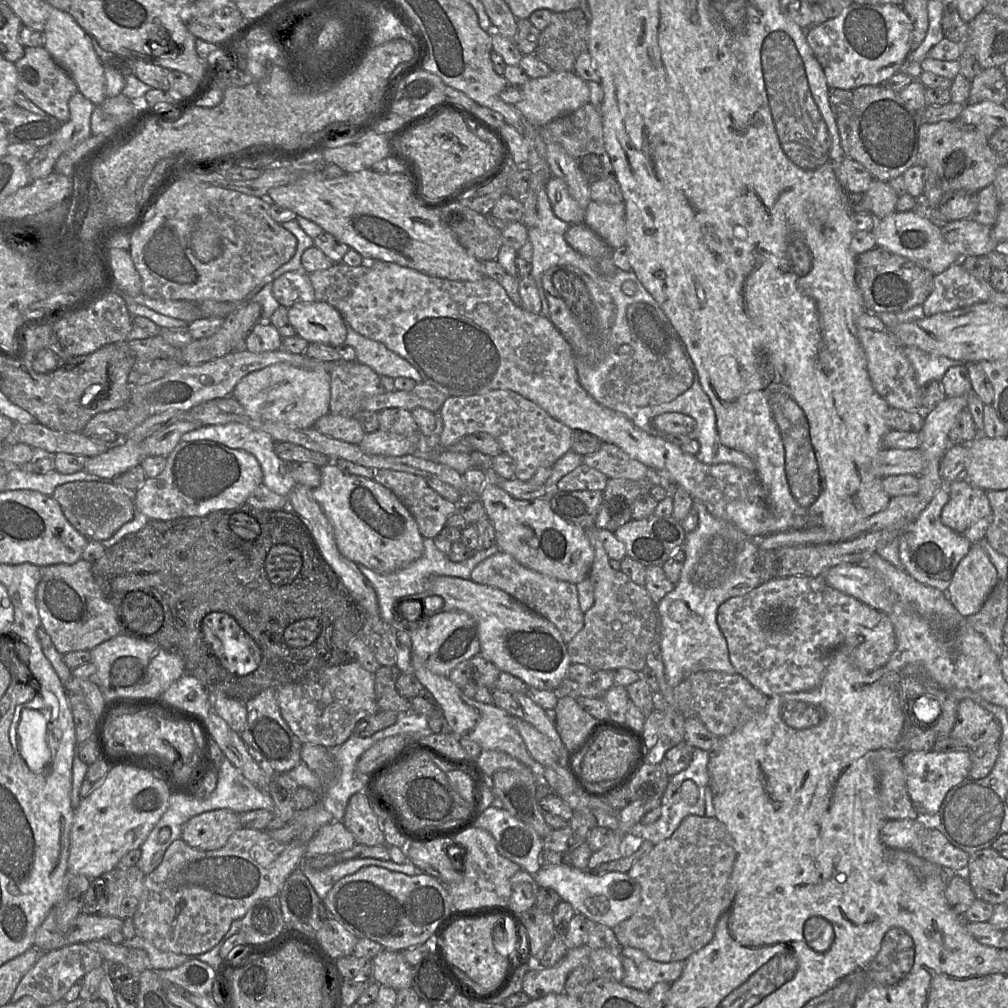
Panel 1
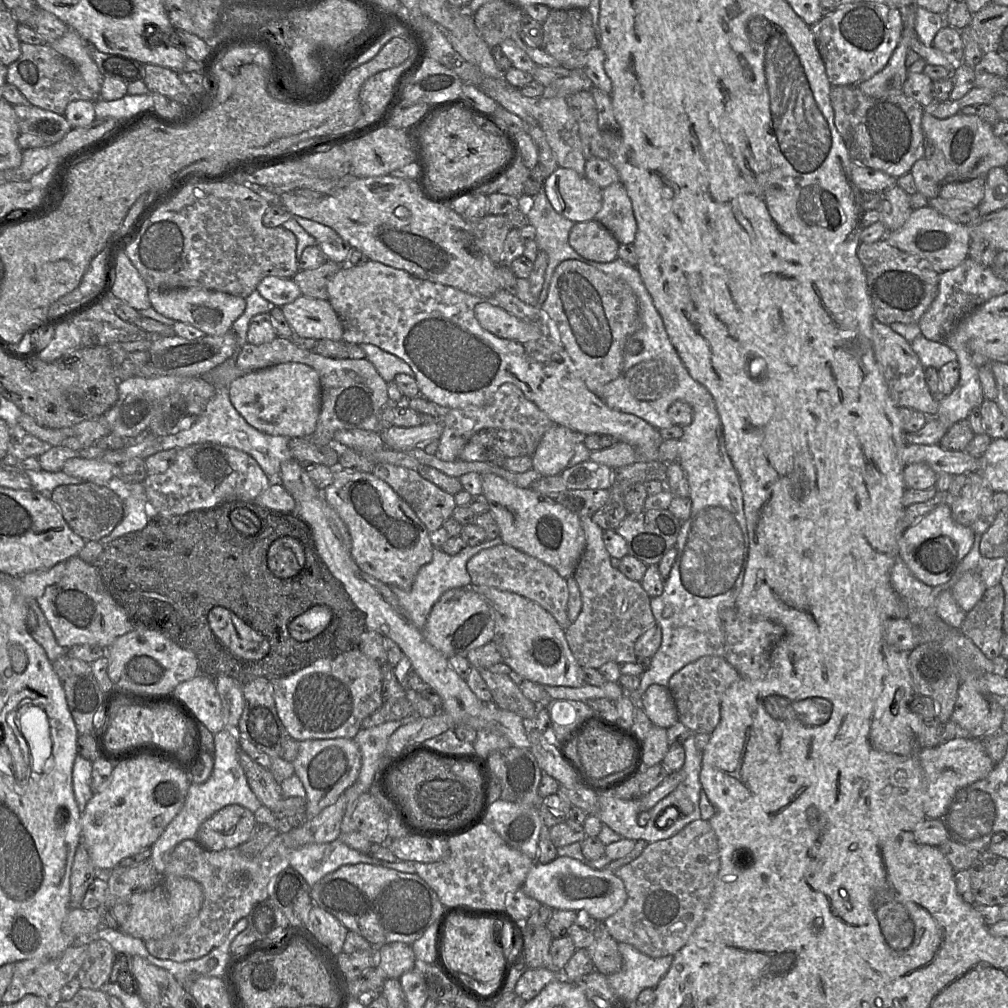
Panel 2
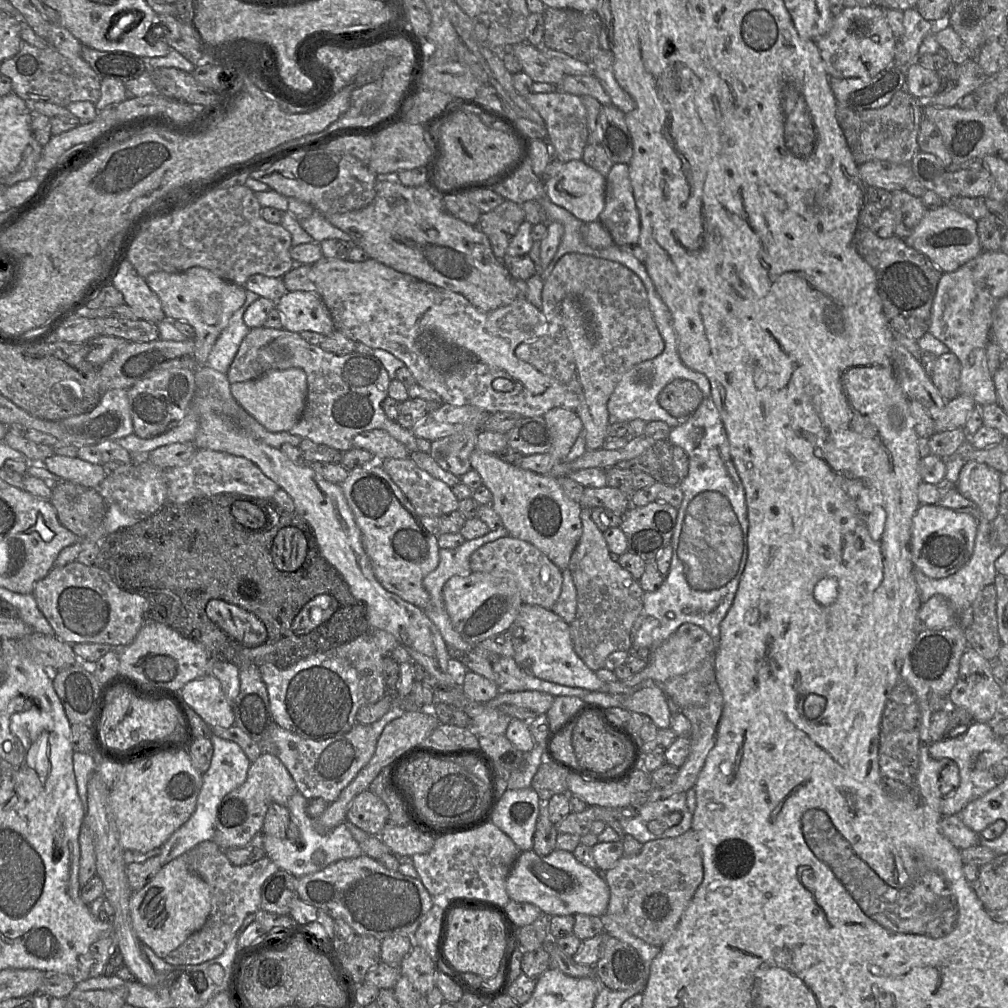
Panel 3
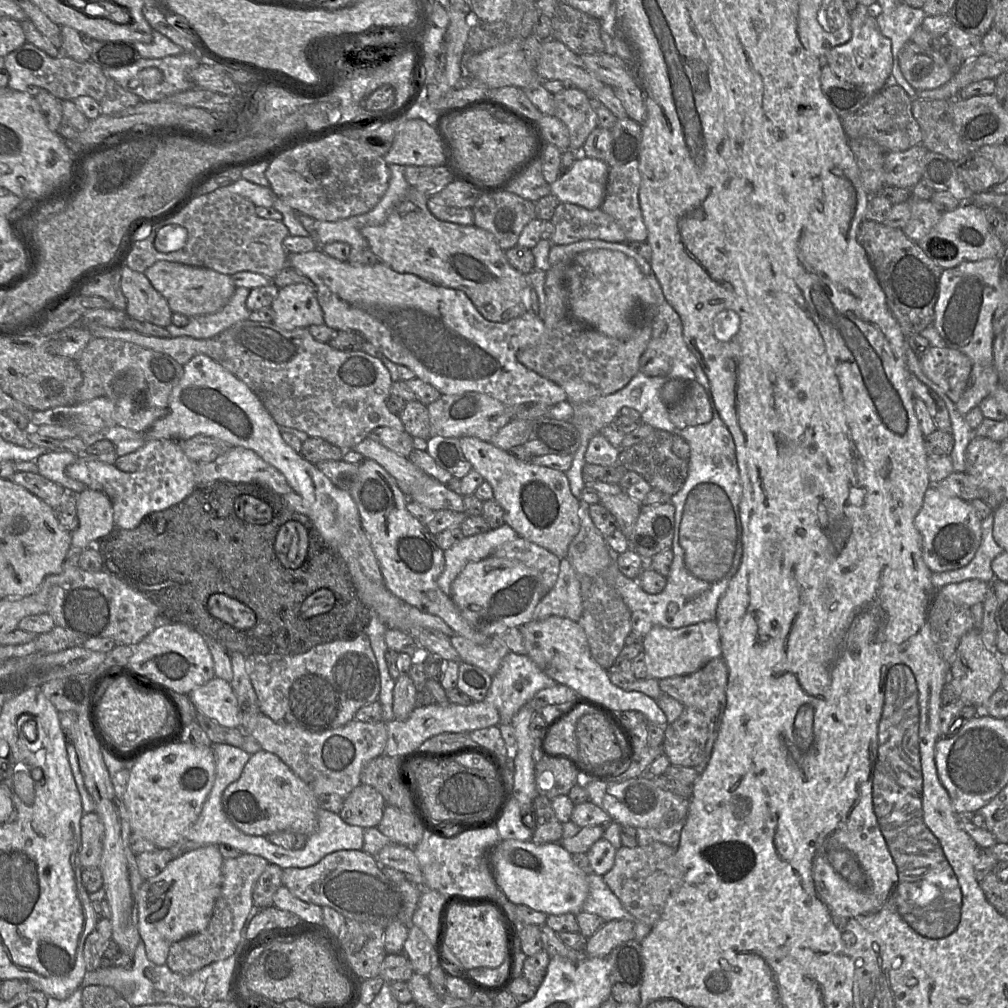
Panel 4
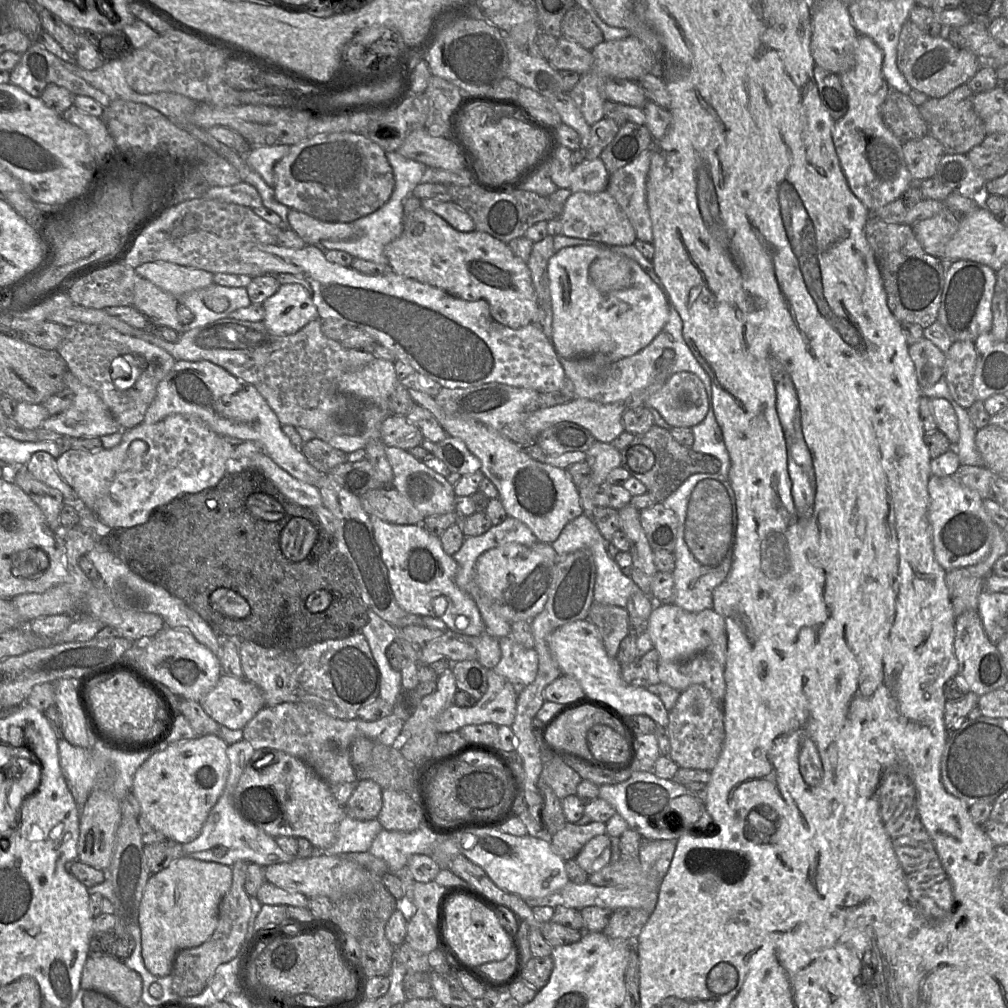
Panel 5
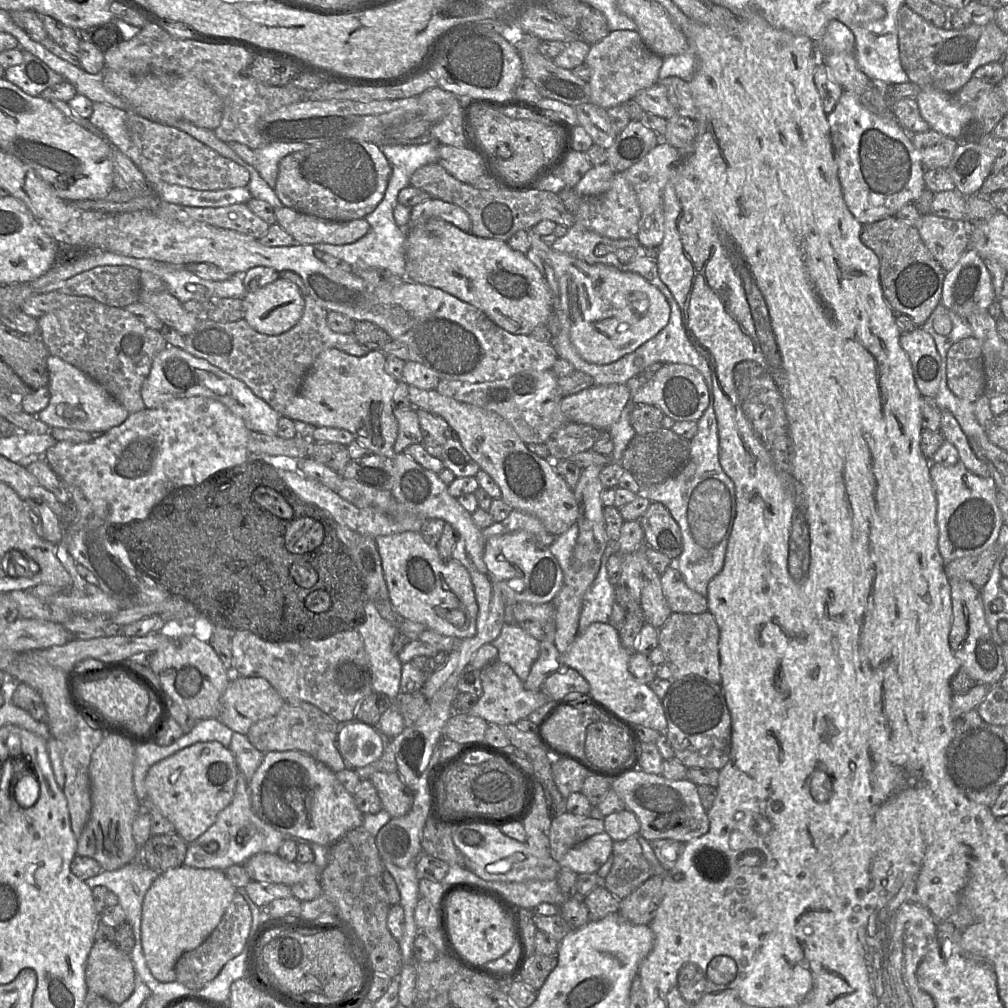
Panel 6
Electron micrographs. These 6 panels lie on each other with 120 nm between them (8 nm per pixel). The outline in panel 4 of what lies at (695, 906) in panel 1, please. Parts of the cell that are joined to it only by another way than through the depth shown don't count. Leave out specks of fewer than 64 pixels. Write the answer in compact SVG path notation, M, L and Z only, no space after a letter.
M661 842L634 848L621 846L616 851L613 867L603 875L603 880L634 921L653 927L660 919L667 899L683 884L683 866L678 850Z

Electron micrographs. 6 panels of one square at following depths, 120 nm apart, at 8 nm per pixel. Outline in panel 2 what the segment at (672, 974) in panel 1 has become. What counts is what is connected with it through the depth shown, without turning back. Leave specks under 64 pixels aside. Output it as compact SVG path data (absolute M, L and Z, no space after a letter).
M620 942L624 965L620 972L607 976L614 992L627 1001L636 1001L640 992L655 988L668 972L673 956L649 957L630 944Z

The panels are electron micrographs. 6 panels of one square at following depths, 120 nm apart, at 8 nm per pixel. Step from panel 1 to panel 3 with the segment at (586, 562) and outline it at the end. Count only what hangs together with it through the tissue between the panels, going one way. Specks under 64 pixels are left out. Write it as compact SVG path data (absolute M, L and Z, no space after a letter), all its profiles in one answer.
M478 449L471 453L470 463L491 492L492 507L509 536L534 545L561 571L567 569L582 535L582 507L564 493L558 478L521 469Z

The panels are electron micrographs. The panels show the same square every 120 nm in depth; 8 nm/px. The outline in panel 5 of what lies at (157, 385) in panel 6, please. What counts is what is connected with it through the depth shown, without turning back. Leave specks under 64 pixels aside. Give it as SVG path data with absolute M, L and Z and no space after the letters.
M176 361L172 370L159 383L156 397L146 412L144 423L154 424L173 414L195 416L220 436L256 442L262 452L304 483L317 487L323 475L283 433L277 415L258 390L210 361Z

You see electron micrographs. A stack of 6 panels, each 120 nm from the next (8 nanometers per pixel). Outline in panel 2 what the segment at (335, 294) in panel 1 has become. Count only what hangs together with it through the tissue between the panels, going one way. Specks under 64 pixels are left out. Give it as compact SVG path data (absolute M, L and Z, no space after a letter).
M327 260L323 265L310 270L300 270L292 278L299 286L302 295L328 300L328 282L345 264Z

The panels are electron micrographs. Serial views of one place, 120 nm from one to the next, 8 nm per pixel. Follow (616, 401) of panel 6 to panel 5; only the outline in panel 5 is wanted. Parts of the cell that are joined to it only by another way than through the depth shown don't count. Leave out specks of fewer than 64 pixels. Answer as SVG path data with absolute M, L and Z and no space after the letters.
M575 398L568 403L537 409L527 419L526 427L530 434L537 437L540 432L556 423L572 422L587 429L596 441L611 443L624 431L622 415L626 410L624 402L602 404L584 398Z

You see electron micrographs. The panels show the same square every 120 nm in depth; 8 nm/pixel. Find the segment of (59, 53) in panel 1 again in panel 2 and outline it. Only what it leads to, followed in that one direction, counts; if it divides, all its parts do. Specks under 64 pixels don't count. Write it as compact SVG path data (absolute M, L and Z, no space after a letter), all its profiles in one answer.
M68 29L62 37L50 45L77 67L88 87L100 97L104 76L89 55L85 42L87 41L84 41L78 33Z

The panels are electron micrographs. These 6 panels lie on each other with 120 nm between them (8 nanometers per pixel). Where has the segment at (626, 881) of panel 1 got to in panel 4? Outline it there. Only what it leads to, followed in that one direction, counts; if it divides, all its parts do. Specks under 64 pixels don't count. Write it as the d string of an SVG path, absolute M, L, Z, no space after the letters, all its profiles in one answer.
M501 840L489 853L489 862L499 889L516 905L525 905L547 915L573 913L577 915L589 893L587 874L572 860L572 855L560 844L535 844L531 840Z

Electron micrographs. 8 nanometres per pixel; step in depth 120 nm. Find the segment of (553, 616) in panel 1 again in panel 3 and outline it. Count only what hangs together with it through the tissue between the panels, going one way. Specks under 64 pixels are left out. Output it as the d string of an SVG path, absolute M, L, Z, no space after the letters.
M511 536L499 538L475 550L470 556L470 569L507 580L510 586L516 587L523 604L552 610L561 593L562 571L534 545Z

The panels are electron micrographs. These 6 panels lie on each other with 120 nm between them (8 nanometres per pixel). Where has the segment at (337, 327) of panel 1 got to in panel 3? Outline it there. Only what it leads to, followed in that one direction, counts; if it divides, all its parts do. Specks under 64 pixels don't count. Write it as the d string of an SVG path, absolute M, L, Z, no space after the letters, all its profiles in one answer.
M291 291L275 303L287 331L312 331L327 336L335 330L330 311L318 294Z

